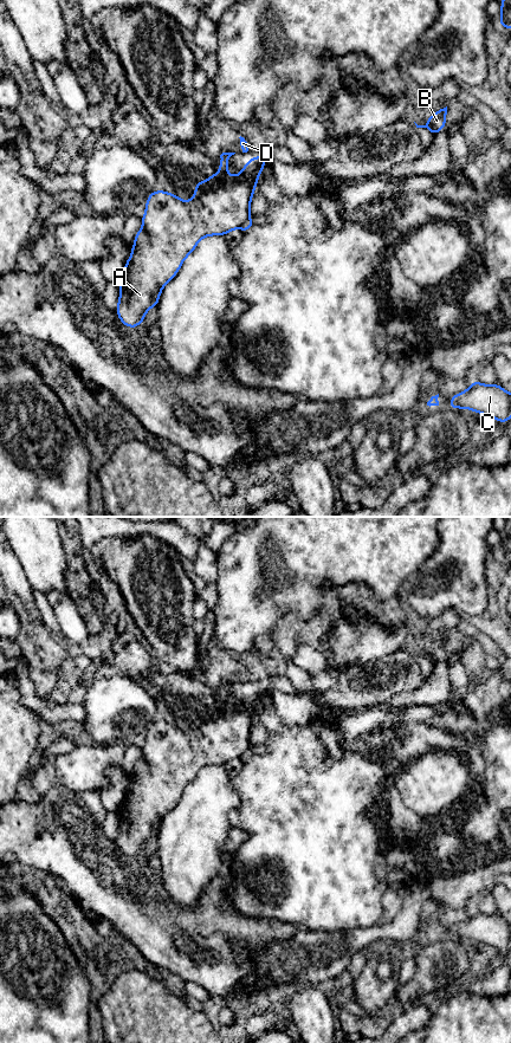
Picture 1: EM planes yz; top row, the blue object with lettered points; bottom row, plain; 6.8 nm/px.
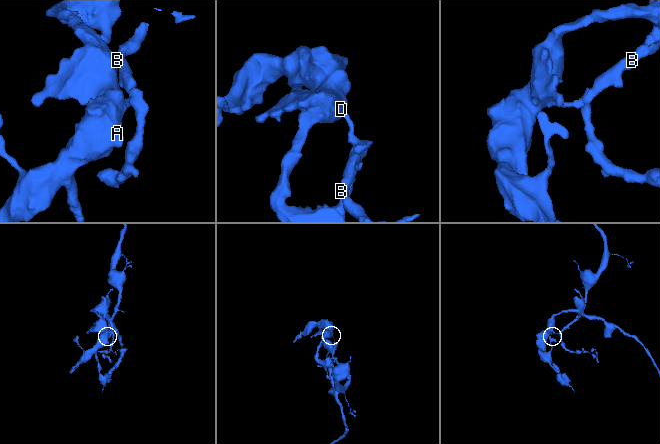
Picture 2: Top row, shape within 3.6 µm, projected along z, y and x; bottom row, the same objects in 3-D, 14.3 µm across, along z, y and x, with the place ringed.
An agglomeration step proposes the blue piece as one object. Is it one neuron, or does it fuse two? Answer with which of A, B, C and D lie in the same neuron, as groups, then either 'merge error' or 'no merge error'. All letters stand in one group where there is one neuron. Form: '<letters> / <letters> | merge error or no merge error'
A D / B C | merge error

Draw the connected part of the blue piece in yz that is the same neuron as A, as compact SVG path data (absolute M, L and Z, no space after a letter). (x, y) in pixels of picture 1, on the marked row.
M235 153L220 155L220 173L195 184L194 196L189 202L164 190L149 194L145 213L141 219L143 228L135 233L136 242L128 258L125 268L117 283L121 292L116 313L128 328L138 328L149 307L157 307L163 286L175 277L183 260L195 250L198 242L207 235L226 235L240 228L250 218L250 205L257 181L266 164L266 154L248 160L237 176L228 176L228 158Z

